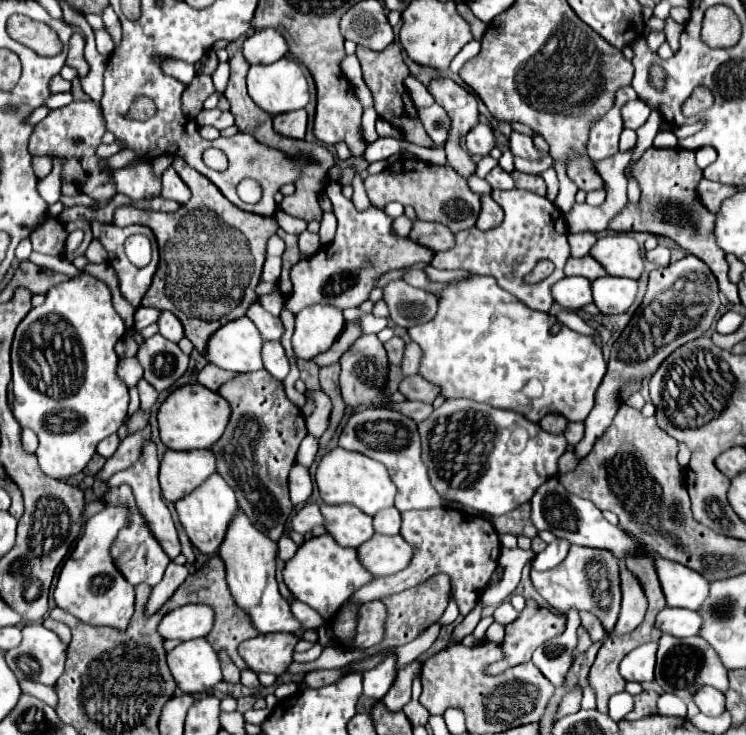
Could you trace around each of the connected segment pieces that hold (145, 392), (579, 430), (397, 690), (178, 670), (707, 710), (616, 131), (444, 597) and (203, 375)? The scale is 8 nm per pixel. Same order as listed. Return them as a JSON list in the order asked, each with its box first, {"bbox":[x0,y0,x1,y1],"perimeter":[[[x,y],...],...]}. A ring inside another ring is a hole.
[{"bbox":[138,379,158,407],"perimeter":[[[144,379],[138,381],[138,391],[140,391],[140,405],[142,407],[152,407],[158,399],[158,391],[154,391],[154,387],[150,387],[150,383],[146,383]]]},{"bbox":[564,423,584,447],"perimeter":[[[568,423],[564,435],[566,435],[566,439],[568,439],[568,443],[572,447],[578,445],[582,441],[582,437],[584,437],[584,423]]]},{"bbox":[382,663,420,711],"perimeter":[[[410,663],[410,665],[406,665],[404,669],[398,671],[398,677],[396,677],[394,685],[390,687],[386,697],[382,699],[382,703],[388,711],[402,711],[404,705],[410,701],[412,679],[414,679],[416,673],[420,673],[420,663]]]},{"bbox":[168,639,222,693],"perimeter":[[[206,639],[184,641],[168,653],[170,671],[184,693],[206,693],[222,683],[222,667]]]},{"bbox":[694,687,726,717],"perimeter":[[[702,687],[696,695],[694,695],[694,703],[698,705],[698,709],[704,715],[712,715],[718,717],[726,711],[726,697],[724,693],[716,691],[714,687]]]},{"bbox":[588,87,638,161],"perimeter":[[[622,87],[616,93],[614,107],[592,127],[590,141],[588,141],[588,157],[592,161],[602,161],[606,157],[612,157],[618,153],[618,139],[624,131],[624,119],[622,119],[622,107],[628,101],[638,99],[636,91],[632,87]]]},{"bbox":[368,573,450,653],"perimeter":[[[444,573],[432,575],[430,579],[426,579],[424,583],[420,583],[418,587],[410,587],[402,593],[396,595],[388,595],[382,601],[388,607],[388,621],[386,621],[386,637],[380,645],[368,649],[368,653],[378,653],[382,649],[388,649],[392,645],[406,645],[408,641],[414,641],[424,629],[428,629],[432,623],[436,623],[436,619],[442,617],[448,601],[450,601],[450,577]]]},{"bbox":[198,363,234,391],"perimeter":[[[208,363],[208,365],[198,373],[198,383],[204,385],[204,387],[208,387],[210,391],[218,391],[218,387],[220,387],[226,379],[230,379],[232,375],[234,375],[234,373],[224,371],[224,369]]]}]

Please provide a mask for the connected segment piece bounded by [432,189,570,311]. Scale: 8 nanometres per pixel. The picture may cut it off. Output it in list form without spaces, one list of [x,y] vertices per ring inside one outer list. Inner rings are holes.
[[[492,191],[492,199],[504,209],[504,221],[502,225],[480,231],[478,227],[472,227],[468,231],[456,233],[456,245],[448,251],[436,253],[432,259],[432,267],[436,269],[468,269],[478,275],[492,275],[504,287],[508,293],[518,297],[522,303],[526,303],[530,309],[536,311],[548,311],[554,303],[550,295],[550,287],[564,279],[564,265],[570,257],[570,245],[568,245],[568,229],[564,221],[564,213],[546,197],[540,197],[532,191]],[[548,259],[556,265],[554,273],[546,277],[538,285],[526,285],[522,277],[532,271],[532,267],[540,261]]]

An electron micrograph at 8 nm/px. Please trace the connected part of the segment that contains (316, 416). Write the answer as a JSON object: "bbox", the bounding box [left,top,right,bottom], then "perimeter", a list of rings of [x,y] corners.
{"bbox":[304,389,332,439],"perimeter":[[[306,389],[304,395],[313,399],[315,405],[312,414],[305,418],[307,431],[319,439],[328,427],[332,403],[320,389]]]}

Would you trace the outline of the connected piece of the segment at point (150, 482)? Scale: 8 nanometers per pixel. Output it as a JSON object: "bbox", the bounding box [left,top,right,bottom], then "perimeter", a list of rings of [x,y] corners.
{"bbox":[100,441,180,559],"perimeter":[[[150,441],[144,445],[144,451],[142,451],[142,457],[132,465],[128,467],[126,471],[120,471],[116,473],[108,483],[106,483],[106,491],[104,495],[100,497],[100,501],[104,501],[106,493],[112,489],[112,487],[118,487],[122,483],[128,483],[134,491],[134,499],[136,499],[136,507],[148,527],[148,531],[152,531],[154,539],[158,539],[158,543],[162,545],[162,549],[166,551],[166,555],[170,559],[176,559],[180,555],[180,541],[178,541],[178,535],[176,535],[176,525],[174,525],[174,519],[162,499],[162,493],[160,493],[160,483],[158,483],[158,467],[160,467],[160,461],[156,457],[156,445]]]}

